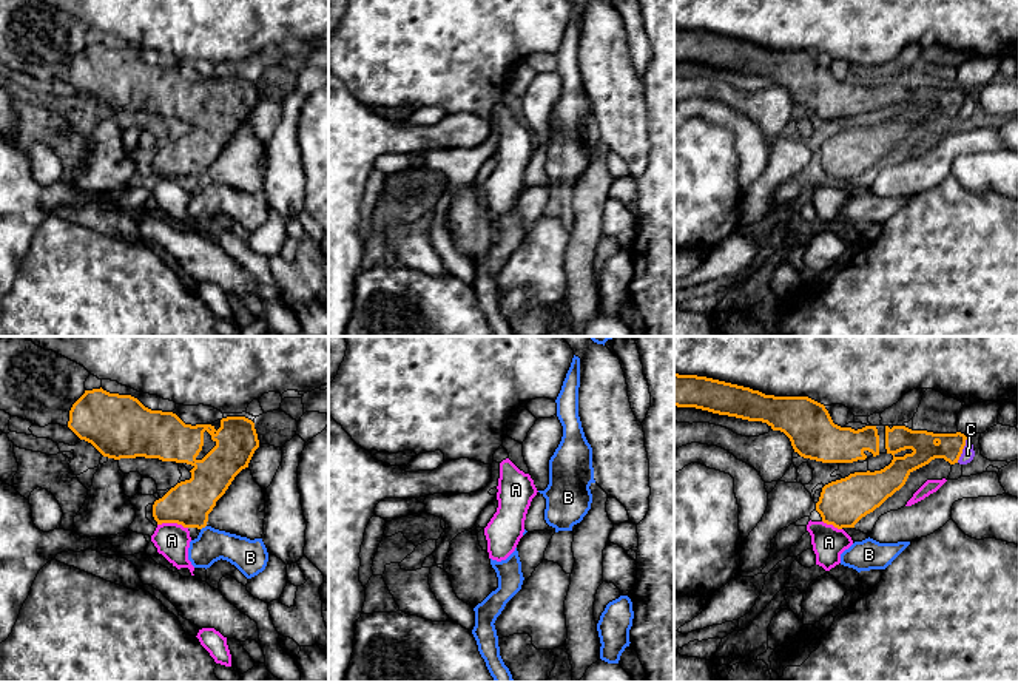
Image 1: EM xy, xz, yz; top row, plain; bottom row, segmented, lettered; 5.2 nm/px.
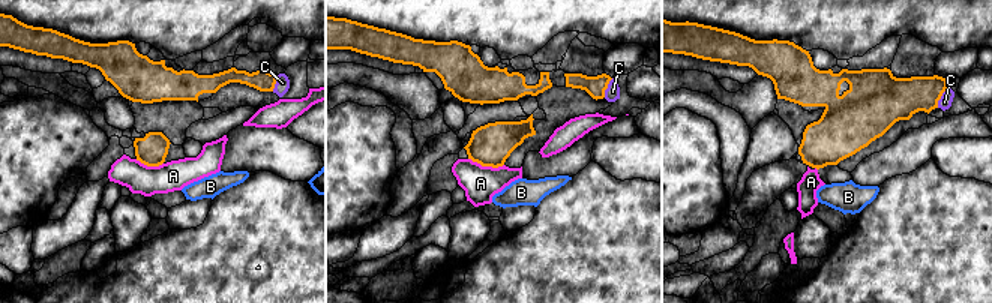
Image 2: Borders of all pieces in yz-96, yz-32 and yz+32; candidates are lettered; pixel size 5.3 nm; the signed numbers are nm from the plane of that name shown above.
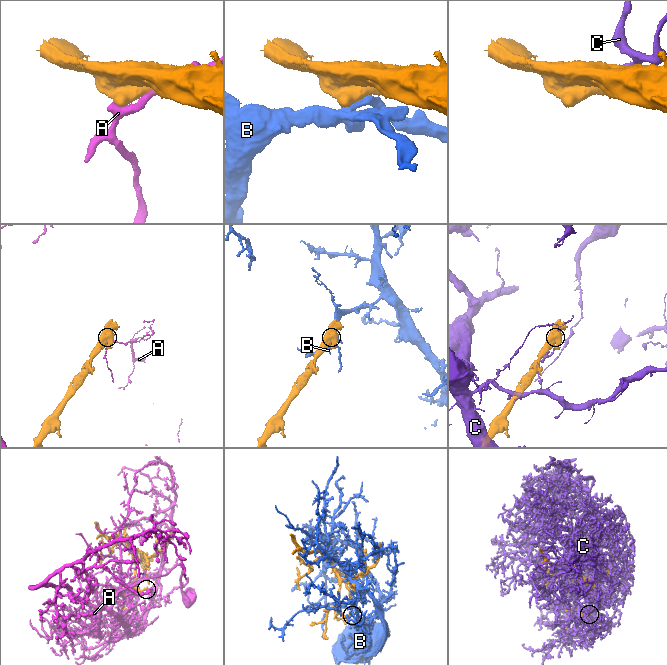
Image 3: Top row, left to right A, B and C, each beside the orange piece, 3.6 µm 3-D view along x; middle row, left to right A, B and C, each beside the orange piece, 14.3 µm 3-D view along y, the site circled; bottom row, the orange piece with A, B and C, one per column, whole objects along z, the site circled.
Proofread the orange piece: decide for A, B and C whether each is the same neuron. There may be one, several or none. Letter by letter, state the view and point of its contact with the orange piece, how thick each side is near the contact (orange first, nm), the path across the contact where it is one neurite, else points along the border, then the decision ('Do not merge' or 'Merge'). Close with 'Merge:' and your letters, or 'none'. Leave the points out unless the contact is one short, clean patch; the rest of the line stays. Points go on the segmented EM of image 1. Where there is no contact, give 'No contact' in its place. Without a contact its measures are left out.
A: Touches orange at xy (173, 522). Thickness 240 nm (orange) against 180 nm. Boundary: xy (158, 523), (181, 523), (187, 528). Do not merge
B: Touches orange at xy (202, 526). Thickness 240 nm (orange) against 170 nm. Do not merge
C: Touches orange at yz (961, 451). Thickness 140 nm (orange) against 70 nm. Boundary: yz (967, 438), (957, 462). Do not merge
Merge: none

